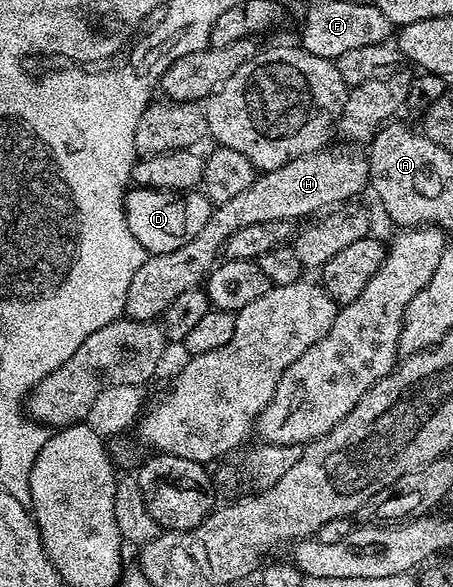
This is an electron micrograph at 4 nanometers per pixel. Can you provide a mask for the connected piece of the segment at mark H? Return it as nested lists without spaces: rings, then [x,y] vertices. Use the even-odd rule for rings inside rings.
[[[340,145],[319,149],[313,154],[294,159],[293,162],[286,163],[285,166],[281,166],[277,170],[260,173],[247,190],[212,209],[209,221],[205,222],[204,229],[193,238],[192,242],[187,242],[185,246],[170,251],[169,254],[148,255],[147,260],[141,264],[140,269],[137,270],[136,274],[133,274],[133,279],[129,282],[126,315],[133,320],[154,320],[162,317],[167,308],[173,306],[173,302],[177,302],[177,298],[181,298],[181,294],[185,294],[185,290],[198,288],[206,281],[208,274],[220,259],[225,242],[242,227],[251,226],[256,222],[281,220],[293,222],[298,220],[297,218],[307,215],[310,217],[356,199],[355,196],[363,188],[365,190],[370,183],[369,160],[362,151],[355,149],[352,145]]]

